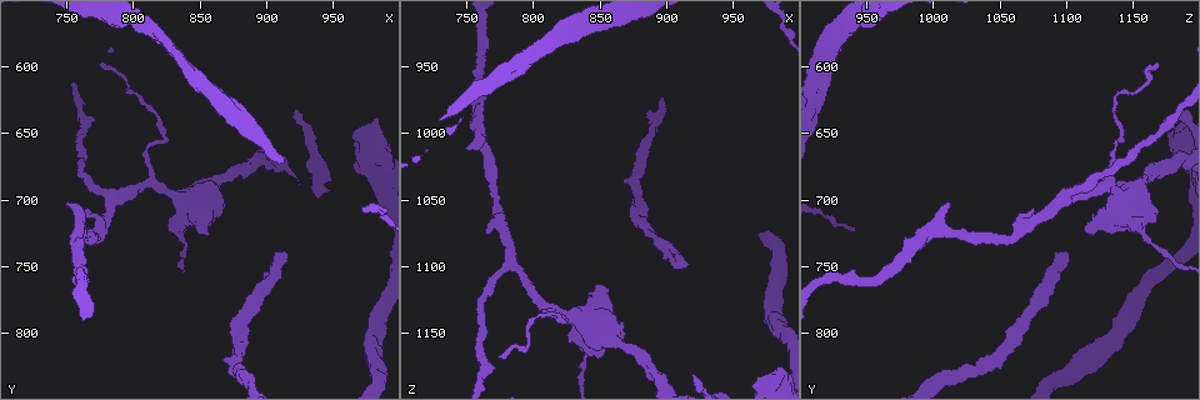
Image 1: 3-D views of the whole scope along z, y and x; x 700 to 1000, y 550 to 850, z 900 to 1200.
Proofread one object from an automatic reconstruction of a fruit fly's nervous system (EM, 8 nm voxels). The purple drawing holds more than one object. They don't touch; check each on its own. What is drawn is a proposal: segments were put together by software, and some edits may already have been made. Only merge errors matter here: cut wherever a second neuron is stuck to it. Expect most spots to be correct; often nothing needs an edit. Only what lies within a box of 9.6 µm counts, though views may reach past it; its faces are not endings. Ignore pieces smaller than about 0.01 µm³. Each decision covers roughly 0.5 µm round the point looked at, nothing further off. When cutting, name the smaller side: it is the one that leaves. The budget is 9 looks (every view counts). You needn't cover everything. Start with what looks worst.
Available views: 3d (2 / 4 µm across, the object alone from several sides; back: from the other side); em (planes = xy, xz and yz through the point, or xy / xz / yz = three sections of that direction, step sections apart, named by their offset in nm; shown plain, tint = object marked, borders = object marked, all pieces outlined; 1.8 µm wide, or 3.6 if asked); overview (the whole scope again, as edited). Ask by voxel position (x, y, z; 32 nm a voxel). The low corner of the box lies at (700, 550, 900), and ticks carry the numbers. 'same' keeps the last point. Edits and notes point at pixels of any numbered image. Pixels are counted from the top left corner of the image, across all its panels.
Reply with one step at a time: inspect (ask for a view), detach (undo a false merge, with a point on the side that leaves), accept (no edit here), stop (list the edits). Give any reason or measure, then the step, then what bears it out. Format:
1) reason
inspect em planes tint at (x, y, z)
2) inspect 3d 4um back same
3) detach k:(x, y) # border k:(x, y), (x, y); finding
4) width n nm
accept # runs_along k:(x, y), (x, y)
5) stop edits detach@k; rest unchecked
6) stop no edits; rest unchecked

sharp bend
inspect 3d 2um at (820, 652, 1142)

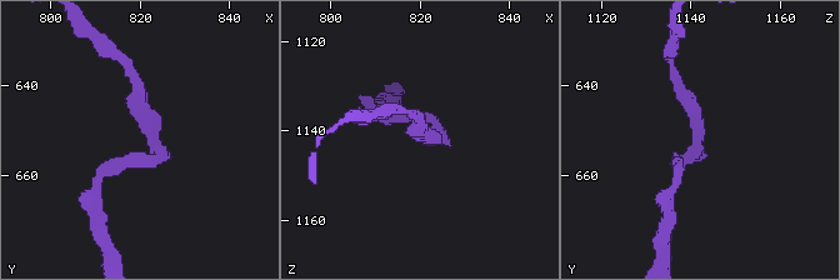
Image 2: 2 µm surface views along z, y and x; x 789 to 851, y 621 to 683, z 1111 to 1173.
need the tissue
inspect em planes tint at (822, 653, 1140)

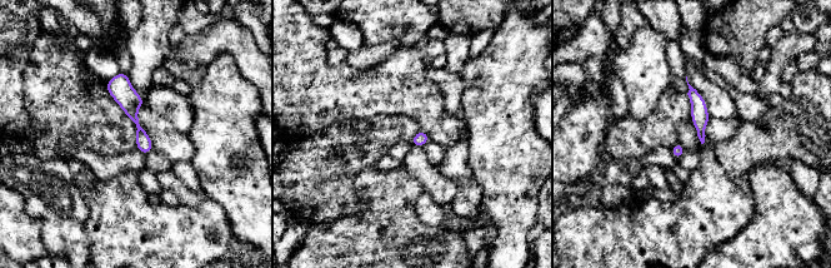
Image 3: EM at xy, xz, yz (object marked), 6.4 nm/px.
accept # runs_along 3:(121, 75), (145, 150); continuous, no second neuron

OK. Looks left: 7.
thick turns thin
inspect em planes tint at (984, 656, 1182)

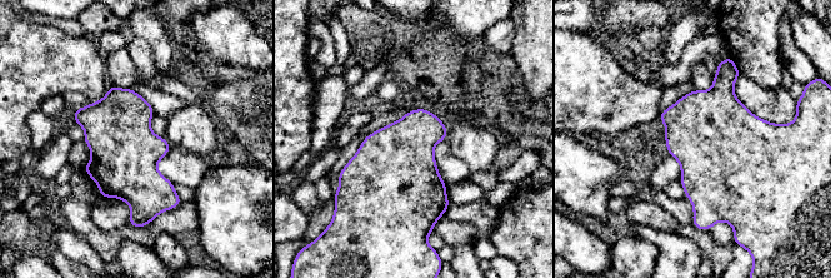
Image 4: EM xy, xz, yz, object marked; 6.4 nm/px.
accept # one neuron here

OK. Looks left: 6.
three arms meet
inspect 3d 4um at (784, 696, 1100)

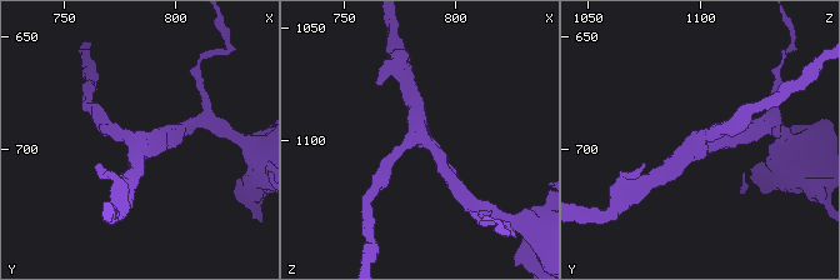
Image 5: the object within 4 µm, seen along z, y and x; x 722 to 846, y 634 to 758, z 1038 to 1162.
arms 3; arm_widths 200, 220, 220 nm
inspect em yz step 4 tint at (785, 698, 1099)

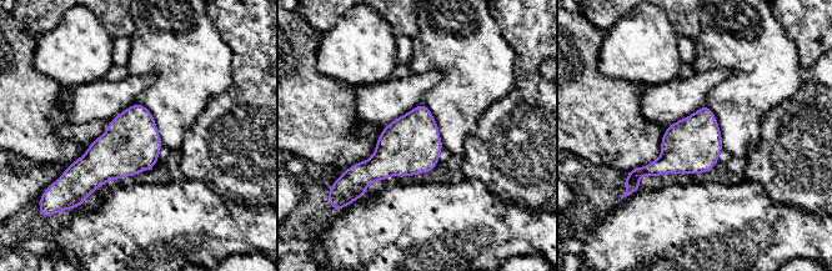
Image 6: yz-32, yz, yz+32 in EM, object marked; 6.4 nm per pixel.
inspect em planes borders same

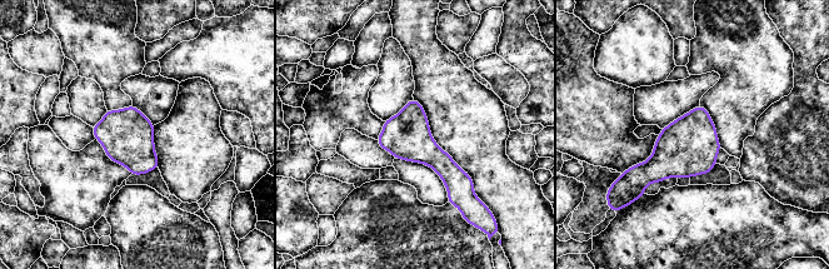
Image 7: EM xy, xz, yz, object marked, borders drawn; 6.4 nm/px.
accept # one neuron here

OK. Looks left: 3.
arms part here
inspect 3d 4um back at (760, 718, 1002)

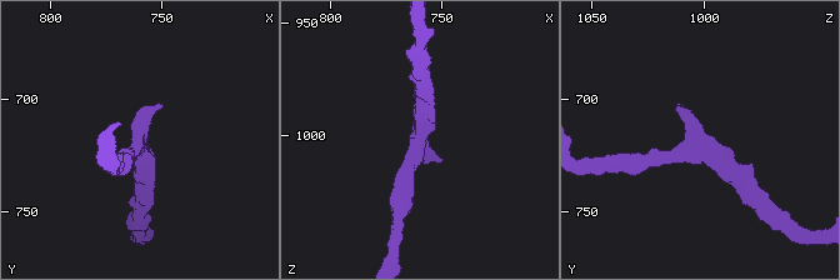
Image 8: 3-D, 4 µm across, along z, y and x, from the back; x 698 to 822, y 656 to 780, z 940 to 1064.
now the EM
inspect em planes tint at (762, 720, 1005)

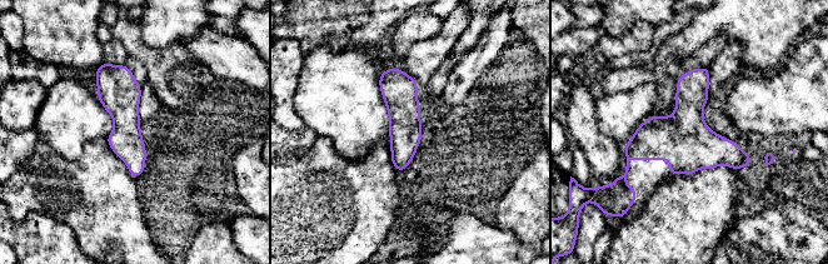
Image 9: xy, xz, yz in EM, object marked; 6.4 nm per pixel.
width 220 nm
accept # runs_along 9:(104, 66), (120, 94), (135, 174); one neuron here

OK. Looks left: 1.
stop no edits; rest unchecked

